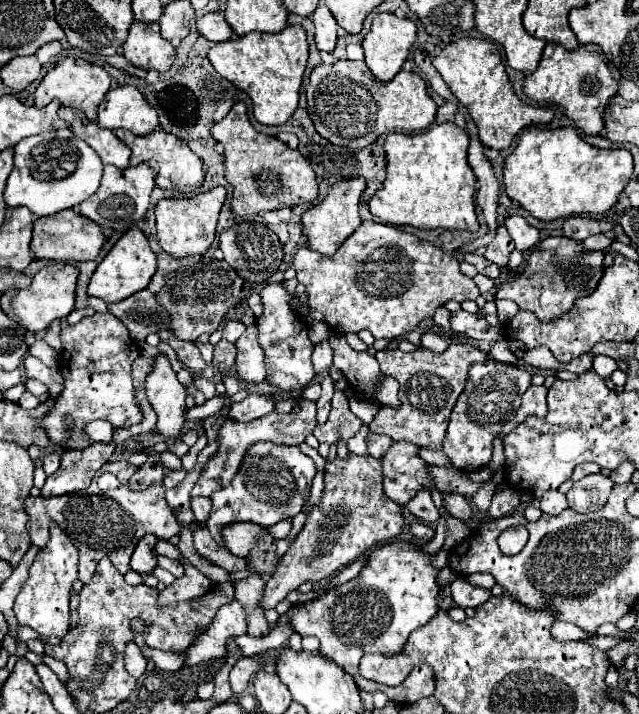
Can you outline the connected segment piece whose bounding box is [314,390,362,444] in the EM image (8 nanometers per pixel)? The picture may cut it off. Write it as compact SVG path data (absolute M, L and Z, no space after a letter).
M335 390L331 407L326 424L316 426L314 436L318 438L318 442L326 442L326 444L344 442L346 444L348 438L358 434L362 420L350 412L348 399L341 390Z

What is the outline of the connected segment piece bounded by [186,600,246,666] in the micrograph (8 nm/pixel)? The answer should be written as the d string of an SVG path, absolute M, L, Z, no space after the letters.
M234 600L222 606L216 612L210 628L198 634L198 642L194 640L194 644L190 644L190 648L186 650L186 666L222 658L226 654L226 640L240 634L246 634L246 612Z

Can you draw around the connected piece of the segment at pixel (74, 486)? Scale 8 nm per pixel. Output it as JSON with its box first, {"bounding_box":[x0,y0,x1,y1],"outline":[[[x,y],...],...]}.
{"bounding_box":[42,442,110,496],"outline":[[[94,442],[86,450],[70,450],[62,454],[62,466],[58,472],[48,476],[42,496],[62,496],[70,492],[78,492],[90,486],[96,470],[100,470],[106,462],[110,462],[110,446],[102,442]]]}

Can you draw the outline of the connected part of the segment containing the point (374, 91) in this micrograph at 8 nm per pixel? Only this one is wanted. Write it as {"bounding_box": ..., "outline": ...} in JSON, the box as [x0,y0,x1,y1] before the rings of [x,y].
{"bounding_box":[306,60,436,150],"outline":[[[338,60],[334,64],[316,66],[310,74],[306,98],[316,132],[328,142],[352,150],[374,144],[382,134],[426,130],[436,118],[436,104],[418,74],[400,70],[392,82],[382,84],[372,78],[364,62]]]}

